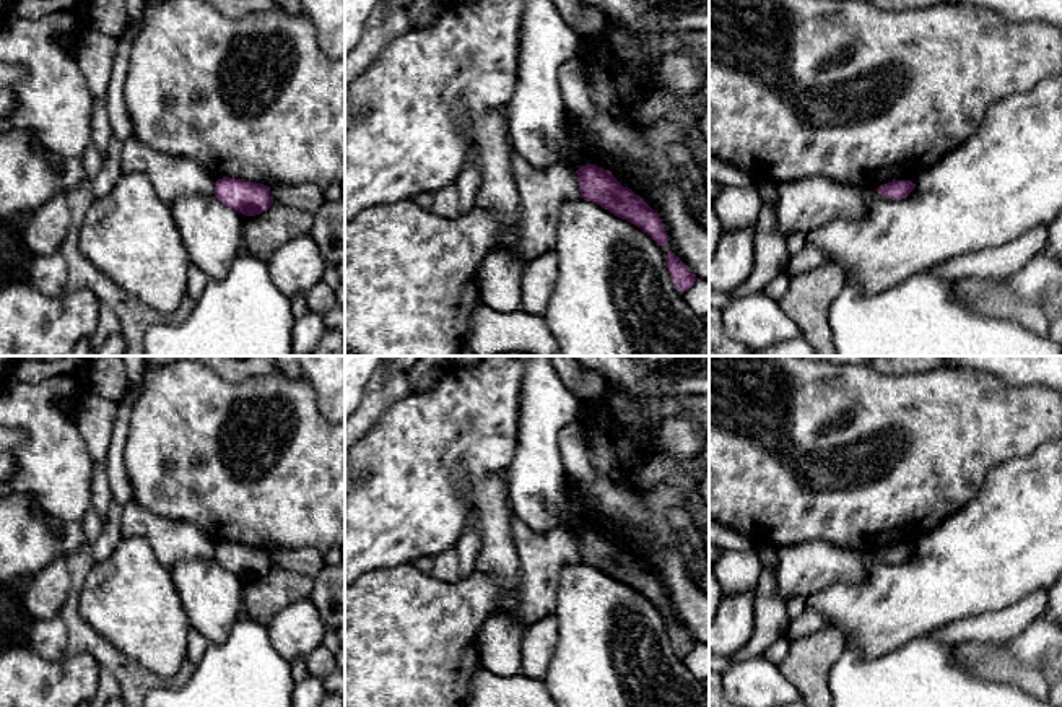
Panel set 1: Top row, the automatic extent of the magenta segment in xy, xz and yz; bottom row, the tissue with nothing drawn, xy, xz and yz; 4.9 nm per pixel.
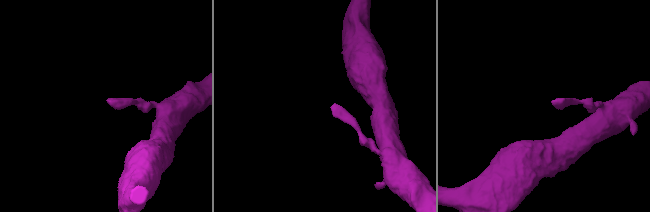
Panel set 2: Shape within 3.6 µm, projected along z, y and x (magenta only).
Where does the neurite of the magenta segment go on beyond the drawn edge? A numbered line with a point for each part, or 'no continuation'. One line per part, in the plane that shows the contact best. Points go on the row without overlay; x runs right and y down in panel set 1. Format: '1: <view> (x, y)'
no continuation

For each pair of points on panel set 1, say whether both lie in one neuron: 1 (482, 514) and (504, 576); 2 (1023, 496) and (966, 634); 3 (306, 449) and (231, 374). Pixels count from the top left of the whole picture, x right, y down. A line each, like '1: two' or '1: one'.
1: one
2: two
3: two

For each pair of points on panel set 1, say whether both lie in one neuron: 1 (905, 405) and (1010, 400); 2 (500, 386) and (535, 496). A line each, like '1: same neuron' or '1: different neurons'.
1: same neuron
2: different neurons

